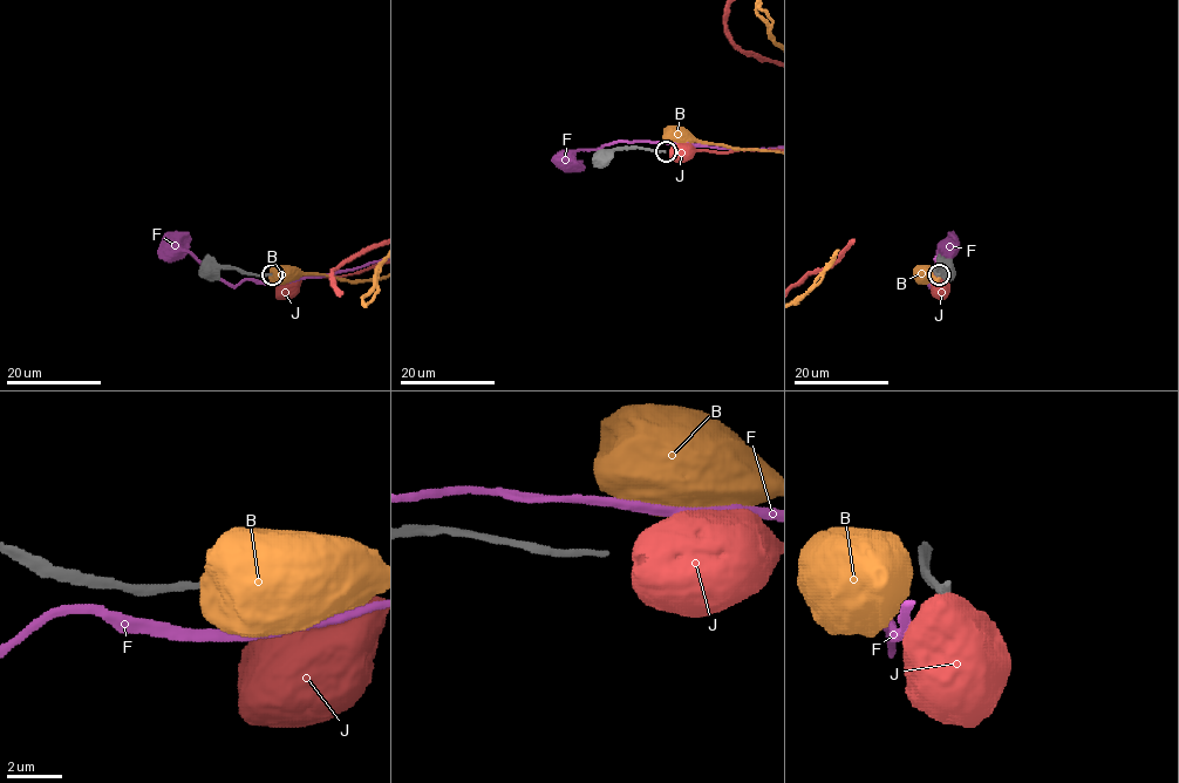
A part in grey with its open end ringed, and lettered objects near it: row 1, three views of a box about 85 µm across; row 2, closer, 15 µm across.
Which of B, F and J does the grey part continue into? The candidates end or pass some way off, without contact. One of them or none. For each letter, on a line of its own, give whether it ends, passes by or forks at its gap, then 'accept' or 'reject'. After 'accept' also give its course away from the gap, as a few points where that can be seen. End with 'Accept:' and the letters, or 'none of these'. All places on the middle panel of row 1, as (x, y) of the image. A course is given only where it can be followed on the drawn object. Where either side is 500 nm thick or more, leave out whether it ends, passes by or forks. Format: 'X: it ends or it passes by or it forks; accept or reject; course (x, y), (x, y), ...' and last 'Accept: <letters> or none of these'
B: reject
F: it passes by; reject
J: reject
Accept: none of these

